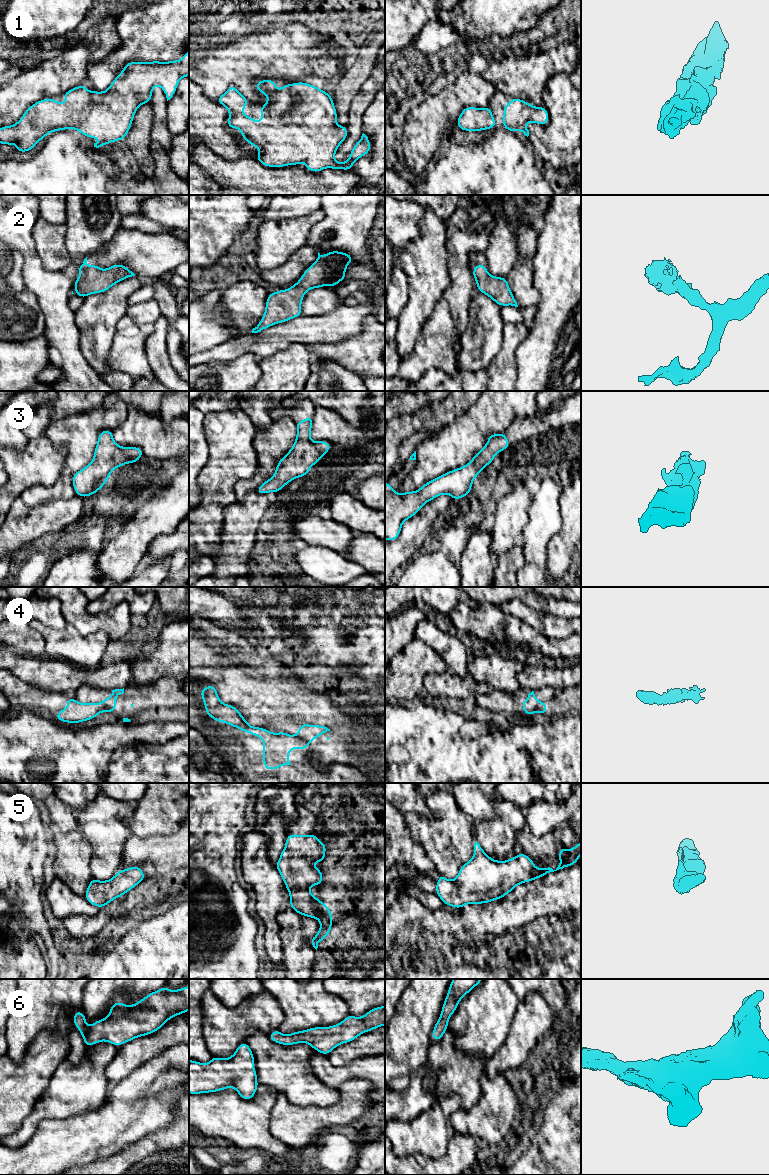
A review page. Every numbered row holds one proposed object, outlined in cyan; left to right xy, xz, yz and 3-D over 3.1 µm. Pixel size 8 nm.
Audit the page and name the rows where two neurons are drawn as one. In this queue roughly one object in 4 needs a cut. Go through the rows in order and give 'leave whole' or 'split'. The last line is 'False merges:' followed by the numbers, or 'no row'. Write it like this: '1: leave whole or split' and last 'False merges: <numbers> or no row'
1: leave whole
2: leave whole
3: leave whole
4: split
5: leave whole
6: leave whole
False merges: 4

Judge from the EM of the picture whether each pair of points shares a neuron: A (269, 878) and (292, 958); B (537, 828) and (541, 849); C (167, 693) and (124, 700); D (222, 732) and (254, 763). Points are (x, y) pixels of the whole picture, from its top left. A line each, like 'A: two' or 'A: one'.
A: two
B: two
C: one
D: one

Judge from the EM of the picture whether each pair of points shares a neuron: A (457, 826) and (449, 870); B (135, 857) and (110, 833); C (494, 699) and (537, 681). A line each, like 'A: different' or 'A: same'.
A: same
B: different
C: different

